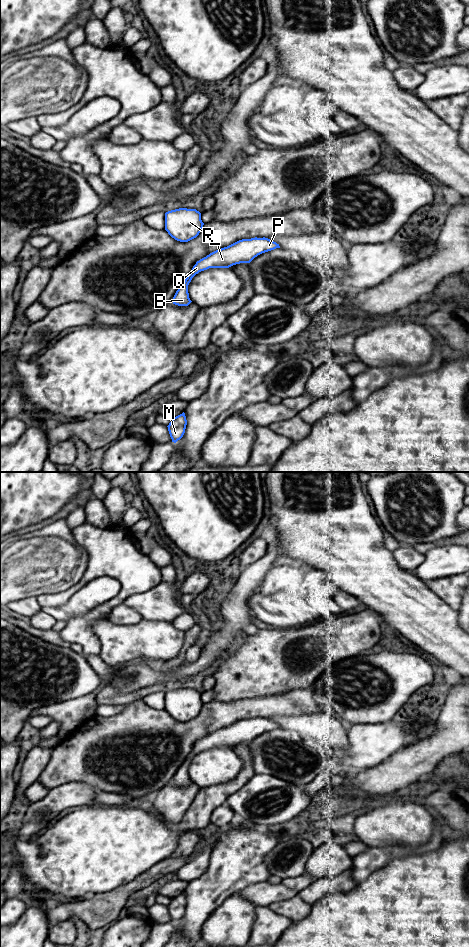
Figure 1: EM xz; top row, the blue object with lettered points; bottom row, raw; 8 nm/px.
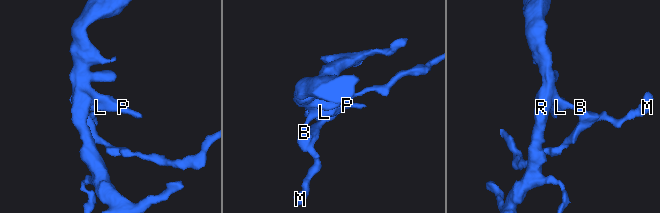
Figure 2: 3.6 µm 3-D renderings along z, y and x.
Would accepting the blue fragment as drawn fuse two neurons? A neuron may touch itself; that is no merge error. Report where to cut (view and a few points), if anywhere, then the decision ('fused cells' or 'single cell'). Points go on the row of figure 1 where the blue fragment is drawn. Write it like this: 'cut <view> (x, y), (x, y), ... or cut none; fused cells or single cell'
cut none; single cell

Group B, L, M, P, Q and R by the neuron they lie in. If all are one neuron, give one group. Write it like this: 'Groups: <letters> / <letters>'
Groups: B L M P Q R

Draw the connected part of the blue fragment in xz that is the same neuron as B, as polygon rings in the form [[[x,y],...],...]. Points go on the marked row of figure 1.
[[[255,237],[239,240],[227,247],[210,253],[197,261],[193,266],[183,285],[176,291],[172,299],[173,304],[188,306],[192,302],[189,298],[188,285],[199,272],[209,268],[229,268],[240,263],[250,263],[258,255],[276,248],[280,248],[276,242],[265,237]]]

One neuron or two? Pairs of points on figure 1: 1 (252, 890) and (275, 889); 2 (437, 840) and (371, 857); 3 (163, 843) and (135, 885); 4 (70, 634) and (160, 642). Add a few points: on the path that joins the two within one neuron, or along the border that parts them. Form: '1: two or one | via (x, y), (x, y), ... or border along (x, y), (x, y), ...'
1: one | via (258, 890), (269, 890)
2: one | via (421, 849), (387, 853)
3: two | border along (164, 858), (124, 884)
4: two | border along (107, 619), (92, 624), (100, 642), (99, 654)

